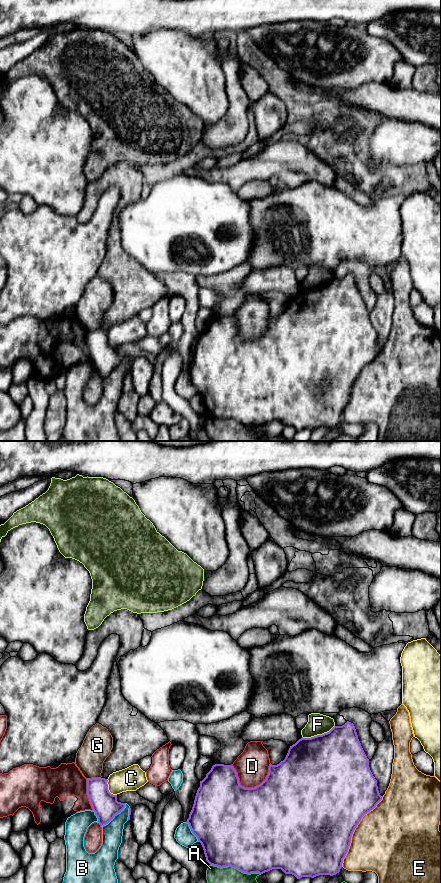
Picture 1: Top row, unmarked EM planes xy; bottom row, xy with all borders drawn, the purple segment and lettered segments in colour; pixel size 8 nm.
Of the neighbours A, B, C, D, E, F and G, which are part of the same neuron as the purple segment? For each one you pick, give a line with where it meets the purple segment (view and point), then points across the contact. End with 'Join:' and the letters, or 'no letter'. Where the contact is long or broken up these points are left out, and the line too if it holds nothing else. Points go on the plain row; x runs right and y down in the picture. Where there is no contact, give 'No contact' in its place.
Join: no letter

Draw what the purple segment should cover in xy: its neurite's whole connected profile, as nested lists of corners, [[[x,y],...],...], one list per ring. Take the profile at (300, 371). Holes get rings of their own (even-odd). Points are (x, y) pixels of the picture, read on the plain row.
[[[347,273],[342,278],[334,278],[329,284],[317,287],[311,290],[301,290],[295,296],[290,298],[288,305],[283,313],[277,317],[270,316],[269,324],[266,331],[254,340],[245,340],[240,337],[236,322],[232,317],[215,316],[206,326],[206,329],[200,333],[200,339],[197,342],[192,362],[187,371],[187,375],[192,385],[201,395],[206,413],[213,418],[220,420],[234,419],[239,423],[247,426],[259,425],[263,426],[272,421],[281,421],[285,426],[292,426],[297,431],[302,429],[314,430],[319,427],[336,427],[340,424],[343,411],[345,410],[352,386],[361,373],[362,369],[373,362],[382,352],[379,345],[377,332],[373,328],[369,311],[367,310],[353,275]]]

